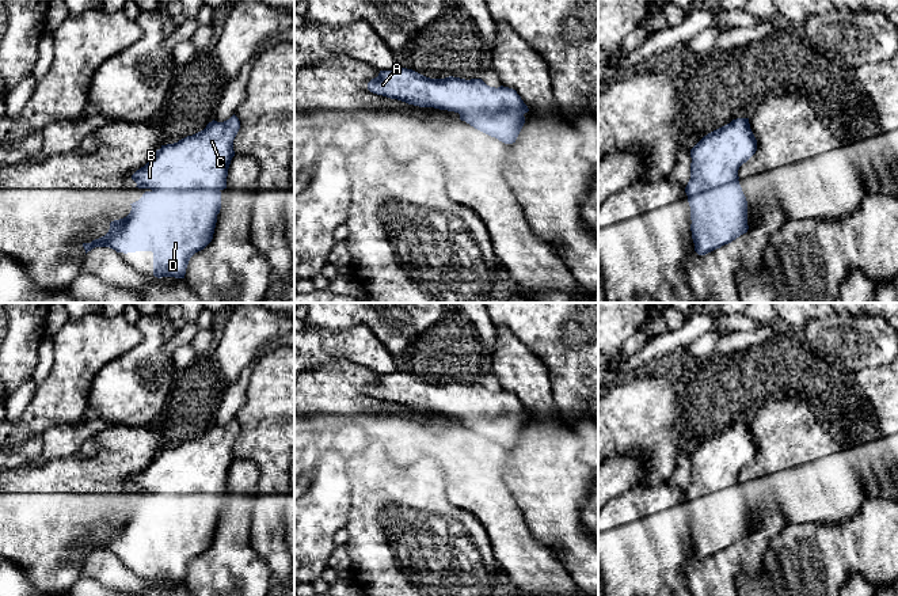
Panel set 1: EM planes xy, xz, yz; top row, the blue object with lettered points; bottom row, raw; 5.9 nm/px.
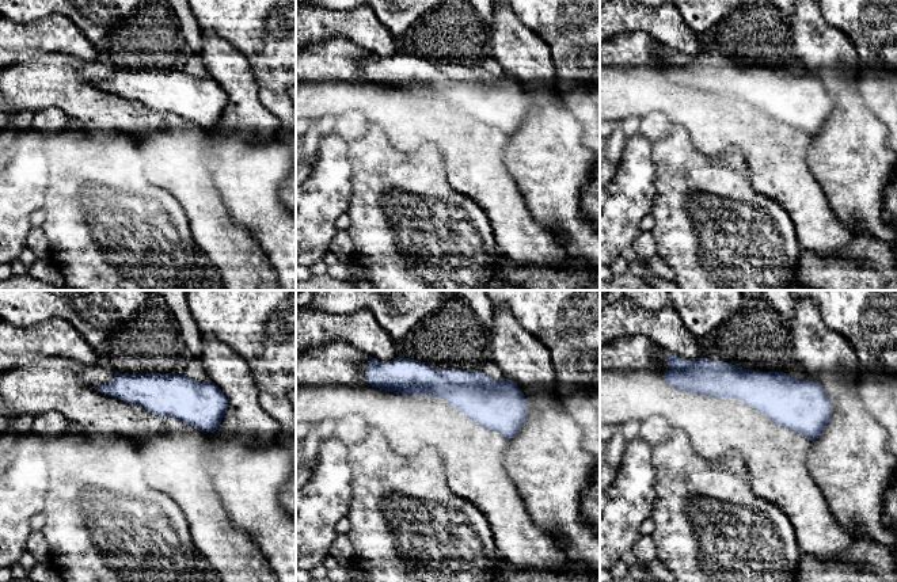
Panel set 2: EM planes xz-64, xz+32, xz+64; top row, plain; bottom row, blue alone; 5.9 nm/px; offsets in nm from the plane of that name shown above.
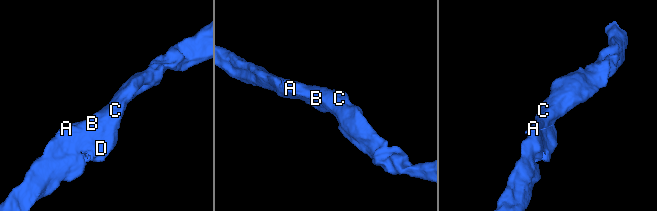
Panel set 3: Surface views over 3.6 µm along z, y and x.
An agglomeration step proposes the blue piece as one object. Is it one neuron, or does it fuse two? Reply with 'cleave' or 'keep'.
keep

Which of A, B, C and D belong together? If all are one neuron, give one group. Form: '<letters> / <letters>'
A B C D

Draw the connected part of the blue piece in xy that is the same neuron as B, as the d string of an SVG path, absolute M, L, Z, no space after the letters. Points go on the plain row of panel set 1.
M233 418L224 426L212 425L206 432L178 447L161 449L151 464L137 474L132 483L145 493L142 501L130 508L130 517L110 527L109 536L83 547L85 558L95 551L110 551L117 557L153 557L153 580L184 582L190 562L213 543L221 496L227 493L228 472L235 460L233 444L240 425Z

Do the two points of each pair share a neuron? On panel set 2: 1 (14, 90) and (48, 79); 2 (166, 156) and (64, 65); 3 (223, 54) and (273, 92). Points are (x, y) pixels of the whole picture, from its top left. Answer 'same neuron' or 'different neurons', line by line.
1: same neuron
2: same neuron
3: different neurons

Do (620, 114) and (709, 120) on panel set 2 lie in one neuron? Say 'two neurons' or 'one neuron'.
one neuron

